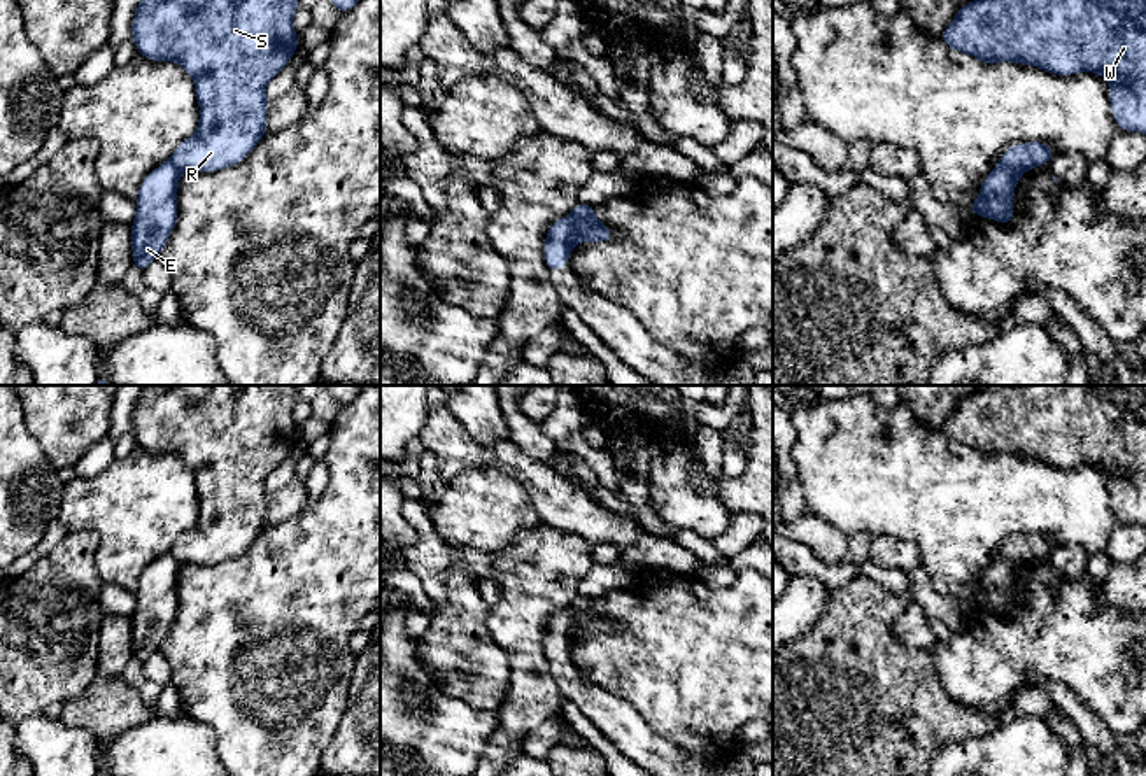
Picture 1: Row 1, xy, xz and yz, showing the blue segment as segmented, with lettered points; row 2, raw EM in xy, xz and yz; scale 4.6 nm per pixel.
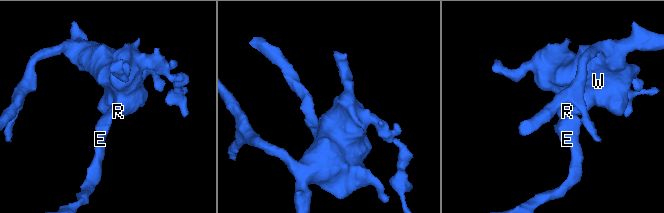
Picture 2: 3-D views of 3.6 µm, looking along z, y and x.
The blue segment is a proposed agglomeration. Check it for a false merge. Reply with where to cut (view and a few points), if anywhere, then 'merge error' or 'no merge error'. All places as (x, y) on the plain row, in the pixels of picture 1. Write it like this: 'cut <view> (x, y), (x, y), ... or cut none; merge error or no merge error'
cut yz (996, 559), (1029, 561); merge error

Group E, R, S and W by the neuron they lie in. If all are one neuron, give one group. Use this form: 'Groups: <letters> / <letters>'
Groups: E / R S W

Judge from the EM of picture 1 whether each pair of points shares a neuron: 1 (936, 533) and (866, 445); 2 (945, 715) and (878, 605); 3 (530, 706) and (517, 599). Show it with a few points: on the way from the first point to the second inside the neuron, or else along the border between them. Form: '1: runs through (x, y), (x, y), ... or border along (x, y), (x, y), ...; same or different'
1: runs through (933, 512), (887, 466); same
2: runs through (917, 687), (878, 649), (878, 633); same
3: runs through (530, 680), (519, 626); same

